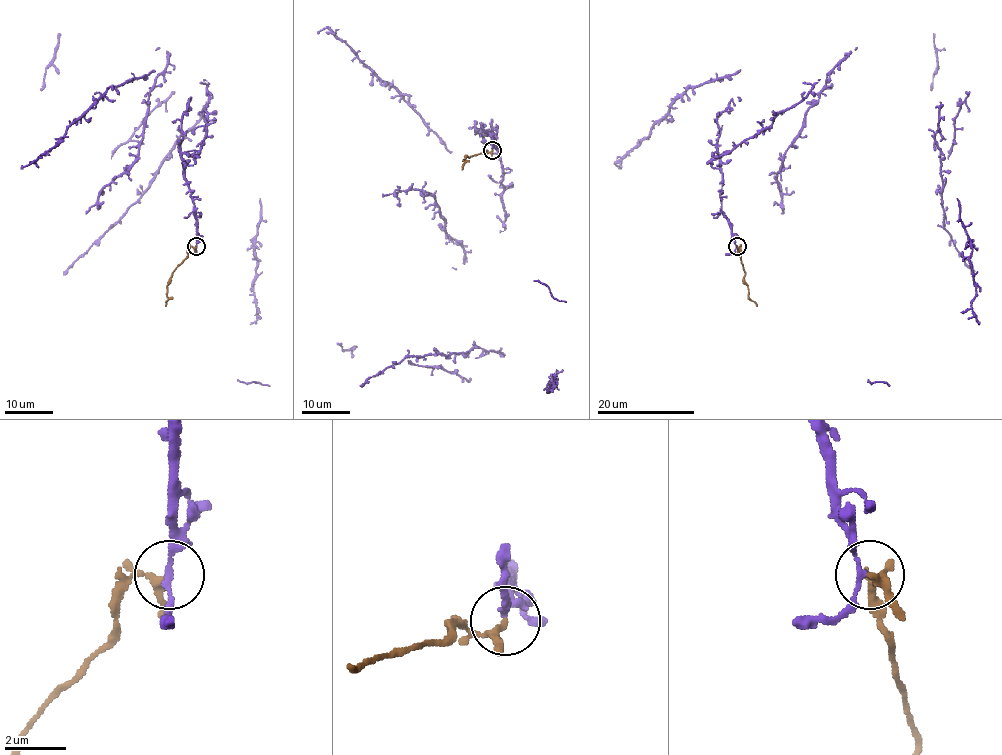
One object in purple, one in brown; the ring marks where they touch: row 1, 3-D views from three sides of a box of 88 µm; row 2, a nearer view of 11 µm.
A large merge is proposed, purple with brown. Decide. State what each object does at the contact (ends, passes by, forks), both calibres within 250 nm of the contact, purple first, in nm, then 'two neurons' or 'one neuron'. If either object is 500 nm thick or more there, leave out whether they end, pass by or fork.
purple passes by | brown passes by | 150/200 nm | two neurons

